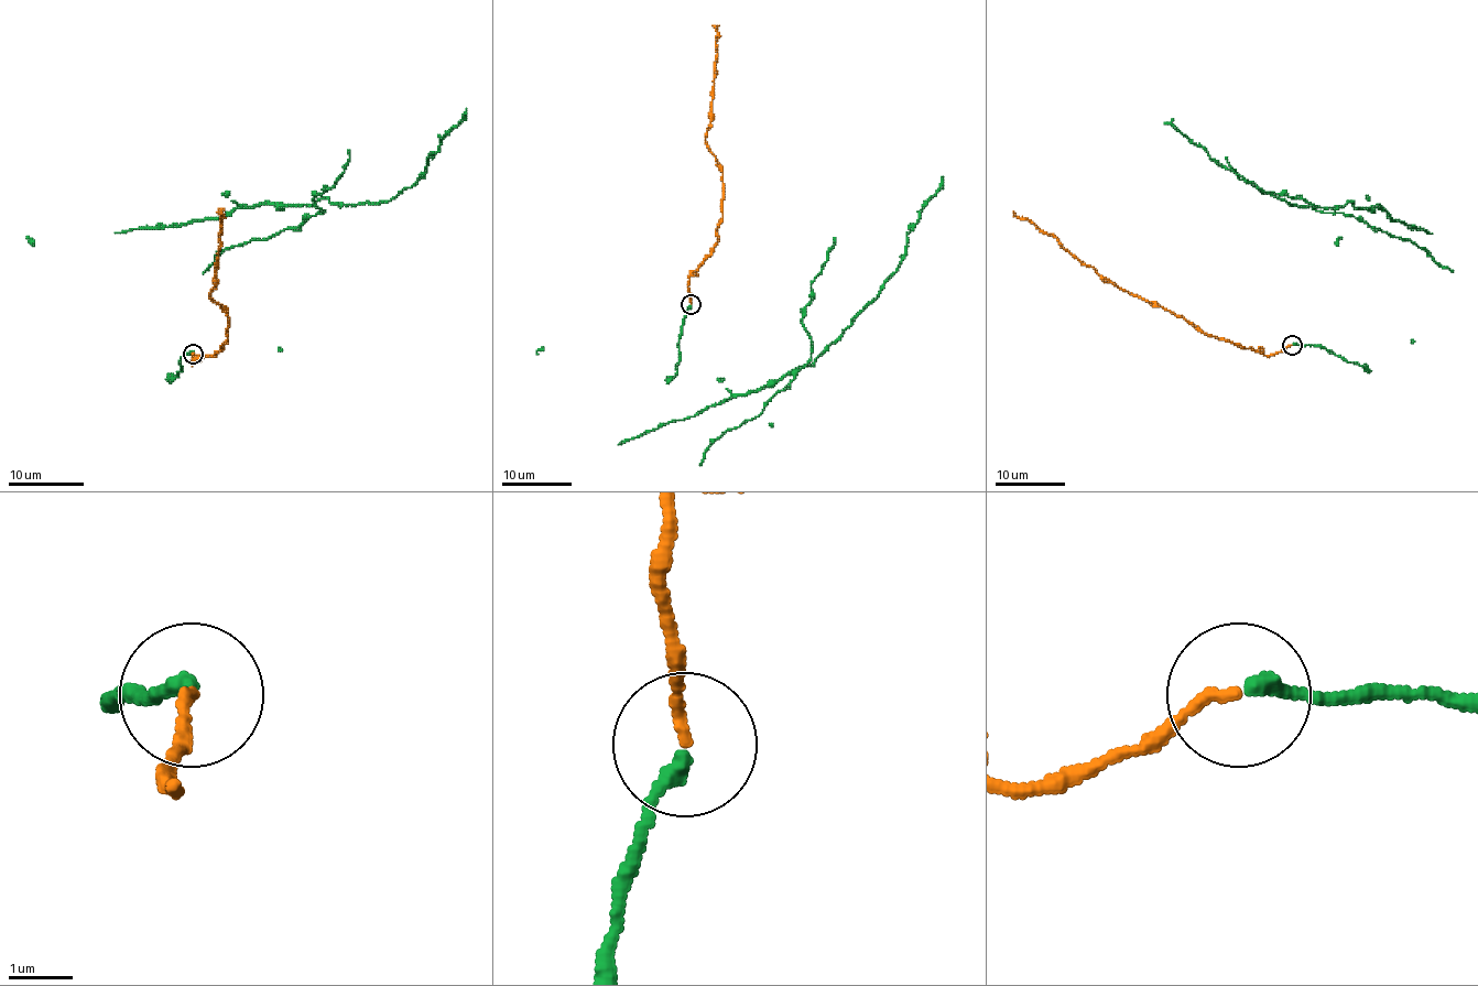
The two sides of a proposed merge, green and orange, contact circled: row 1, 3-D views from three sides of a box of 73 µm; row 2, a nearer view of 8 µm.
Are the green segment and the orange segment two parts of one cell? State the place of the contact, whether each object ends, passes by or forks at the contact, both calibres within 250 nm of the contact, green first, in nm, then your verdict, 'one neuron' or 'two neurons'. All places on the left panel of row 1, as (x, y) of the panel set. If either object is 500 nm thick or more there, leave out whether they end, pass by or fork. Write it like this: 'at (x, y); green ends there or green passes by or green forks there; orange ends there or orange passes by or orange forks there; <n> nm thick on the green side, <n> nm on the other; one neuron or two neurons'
at (193, 354); green ends there; orange ends there; 240 nm thick on the green side, 160 nm on the other; one neuron

